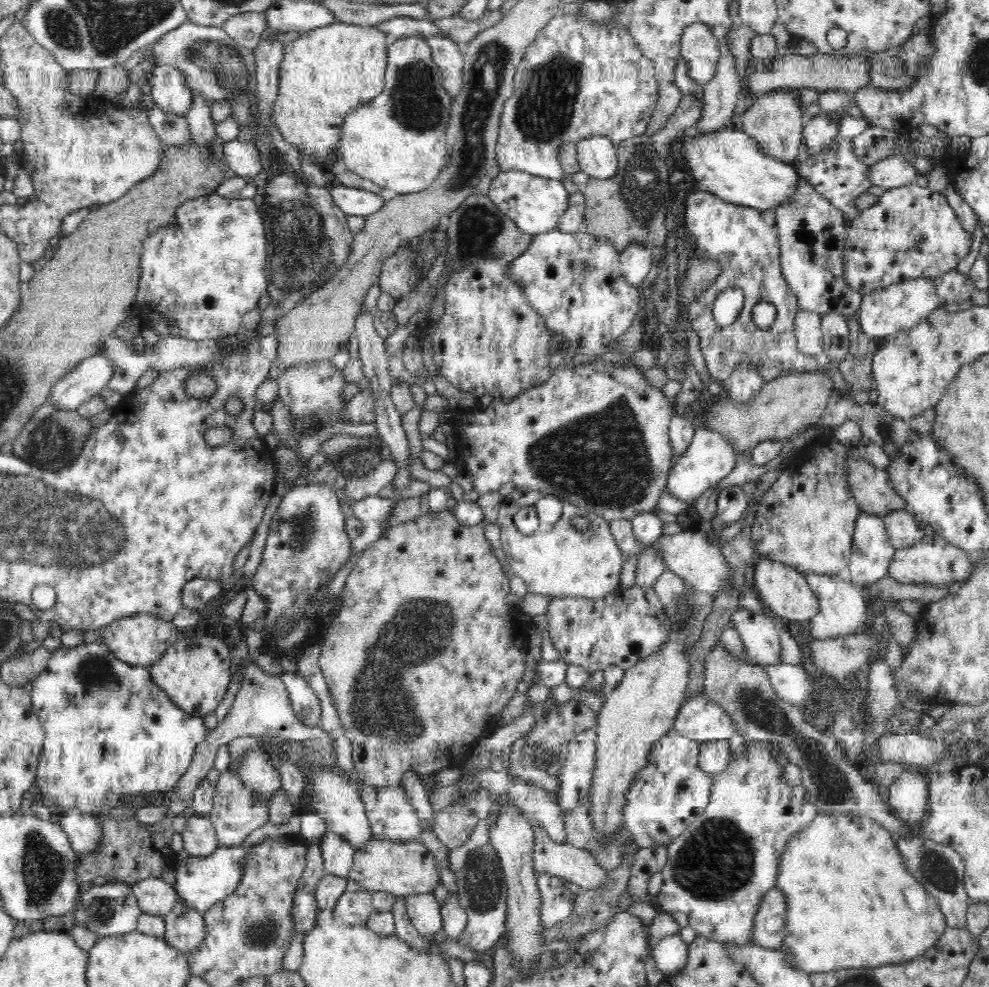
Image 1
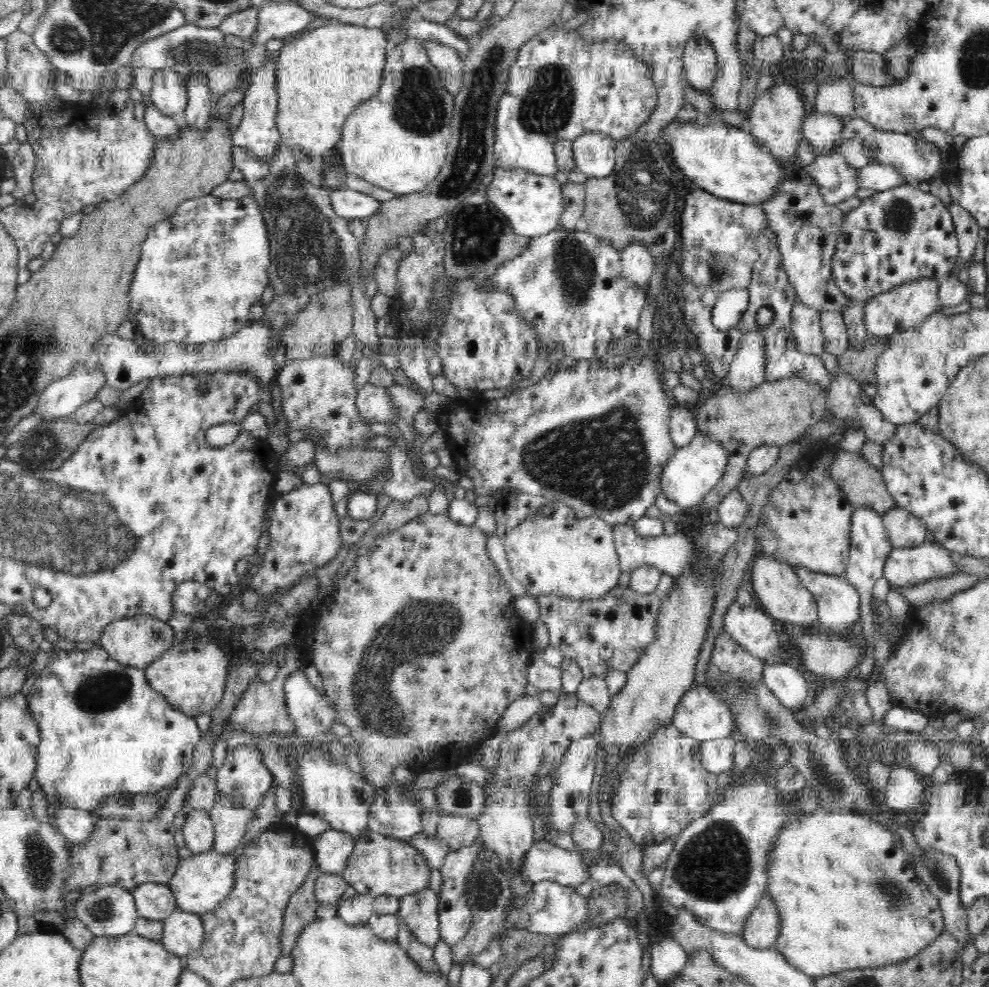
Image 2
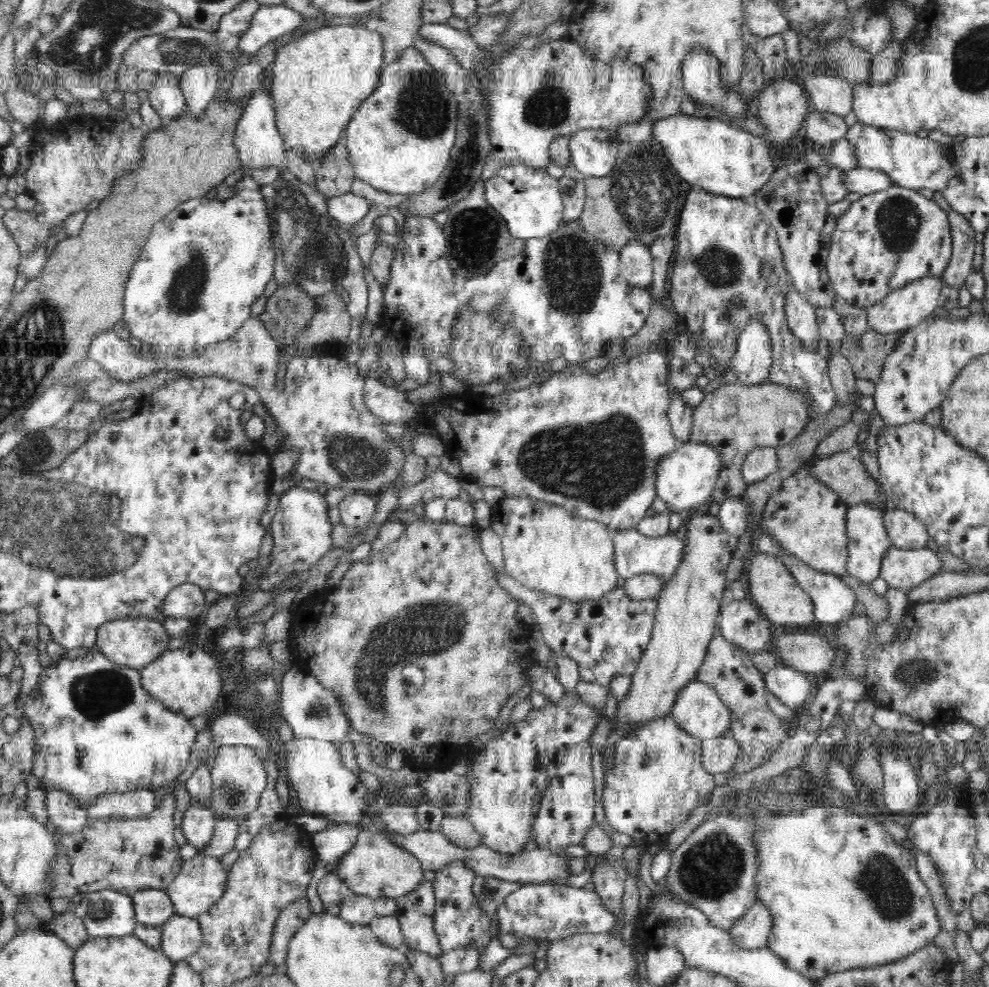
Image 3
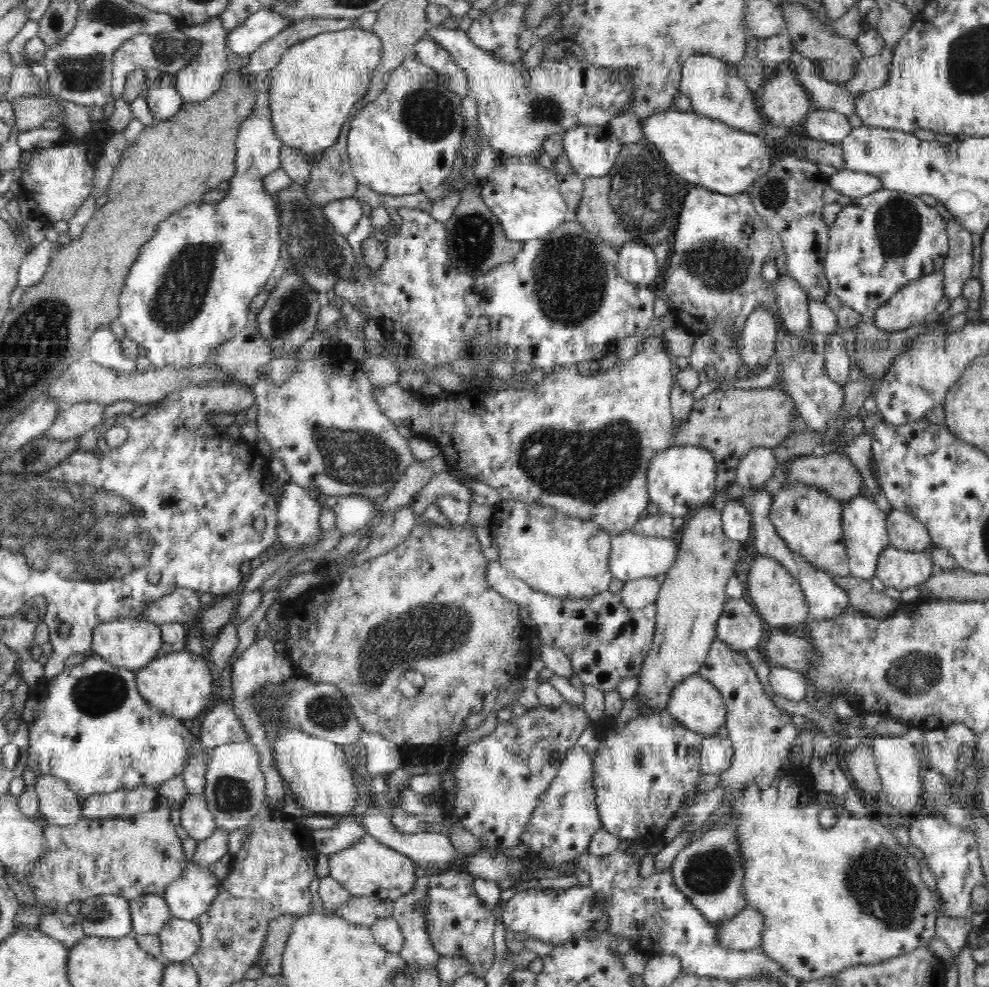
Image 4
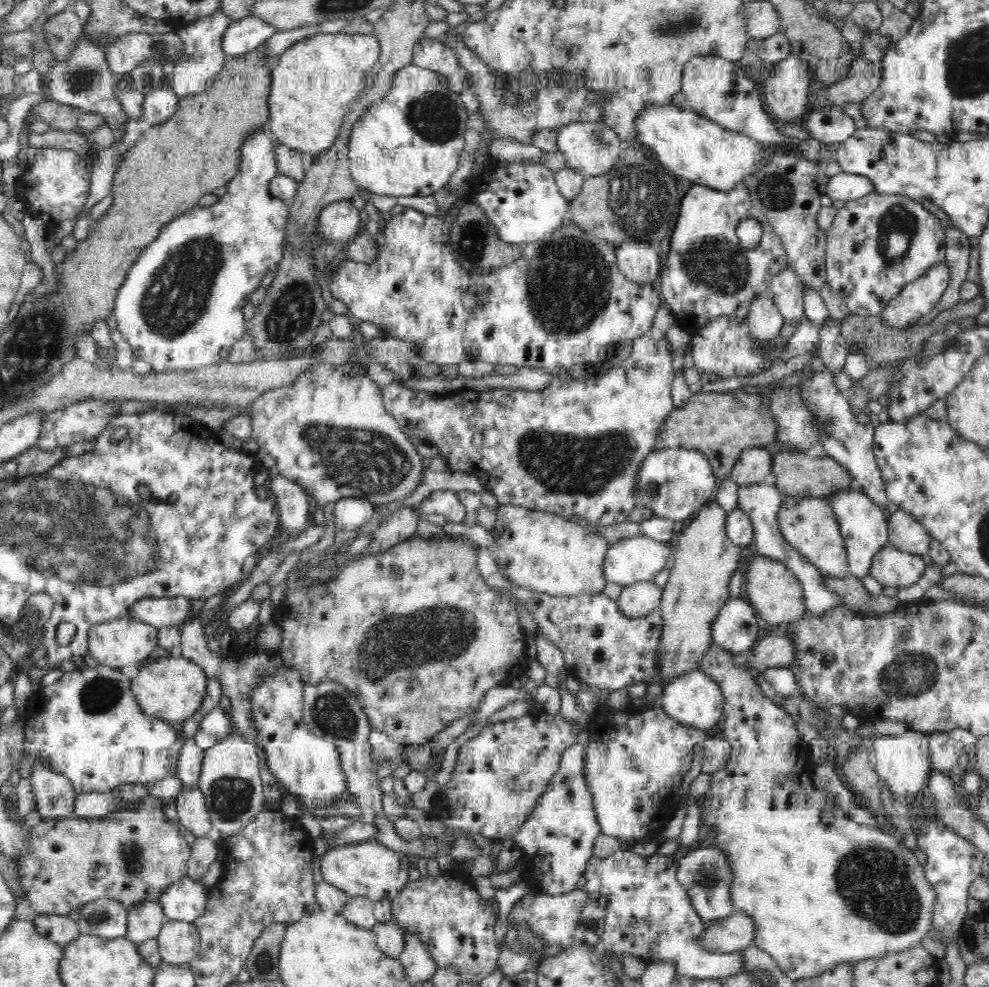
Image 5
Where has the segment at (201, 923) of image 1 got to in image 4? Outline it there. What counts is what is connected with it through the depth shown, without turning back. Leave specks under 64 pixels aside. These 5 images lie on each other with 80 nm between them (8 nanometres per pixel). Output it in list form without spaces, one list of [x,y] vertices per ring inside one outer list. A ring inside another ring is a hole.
[[[171,917],[158,935],[161,953],[170,963],[189,959],[201,945],[200,927],[195,921]]]

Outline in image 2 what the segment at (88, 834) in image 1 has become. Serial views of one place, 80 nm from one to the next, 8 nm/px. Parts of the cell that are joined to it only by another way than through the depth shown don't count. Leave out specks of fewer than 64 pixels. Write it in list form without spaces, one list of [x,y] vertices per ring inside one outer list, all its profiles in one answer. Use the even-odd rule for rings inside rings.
[[[54,805],[51,808],[50,819],[69,844],[78,845],[84,844],[88,836],[92,836],[99,817],[92,812]]]

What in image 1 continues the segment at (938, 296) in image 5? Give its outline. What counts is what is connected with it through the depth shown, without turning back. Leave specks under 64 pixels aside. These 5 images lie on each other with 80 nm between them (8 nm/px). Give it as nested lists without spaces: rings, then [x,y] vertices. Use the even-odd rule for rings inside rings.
[[[933,279],[902,280],[900,283],[875,290],[870,295],[863,297],[863,302],[858,310],[859,324],[869,338],[888,338],[924,321],[939,308],[940,304]]]

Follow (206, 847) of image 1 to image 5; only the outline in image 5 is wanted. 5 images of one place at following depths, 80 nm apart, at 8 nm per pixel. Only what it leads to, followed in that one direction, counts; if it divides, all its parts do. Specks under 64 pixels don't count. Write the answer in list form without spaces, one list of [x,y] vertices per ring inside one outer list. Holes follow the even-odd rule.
[[[183,785],[175,806],[179,824],[192,832],[196,838],[207,837],[214,833],[204,796],[198,788],[187,788]]]

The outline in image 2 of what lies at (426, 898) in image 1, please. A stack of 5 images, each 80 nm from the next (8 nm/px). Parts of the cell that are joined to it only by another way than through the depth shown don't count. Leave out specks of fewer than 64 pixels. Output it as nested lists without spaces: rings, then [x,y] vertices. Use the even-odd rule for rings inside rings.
[[[428,886],[418,892],[401,896],[397,913],[418,942],[434,949],[441,939],[439,908],[439,894]]]

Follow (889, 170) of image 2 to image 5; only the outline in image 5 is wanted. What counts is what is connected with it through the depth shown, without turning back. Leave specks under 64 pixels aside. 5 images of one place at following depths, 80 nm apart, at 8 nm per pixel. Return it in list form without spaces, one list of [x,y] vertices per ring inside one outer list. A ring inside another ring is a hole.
[[[842,172],[829,177],[825,194],[832,200],[850,201],[866,196],[872,191],[872,181],[866,176]]]

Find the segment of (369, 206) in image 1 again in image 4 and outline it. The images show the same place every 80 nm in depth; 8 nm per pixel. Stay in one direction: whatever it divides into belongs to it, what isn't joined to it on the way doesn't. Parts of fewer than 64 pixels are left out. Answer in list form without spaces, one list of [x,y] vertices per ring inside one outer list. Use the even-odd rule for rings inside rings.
[[[350,196],[332,200],[322,208],[324,216],[338,234],[347,236],[357,227],[363,216],[359,202],[356,197]]]

